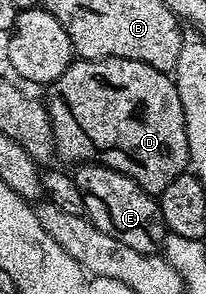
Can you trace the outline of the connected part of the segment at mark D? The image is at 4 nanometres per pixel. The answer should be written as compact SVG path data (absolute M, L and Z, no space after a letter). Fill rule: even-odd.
M78 58L65 70L63 77L55 80L48 88L48 91L47 110L49 112L49 124L53 127L53 146L56 154L58 156L62 155L67 162L73 163L72 165L102 163L105 167L110 167L127 177L131 177L131 181L135 181L148 195L154 197L160 196L161 191L167 189L167 185L171 185L171 181L175 181L175 177L186 174L190 161L189 142L187 141L187 129L185 128L185 114L183 113L183 105L179 101L176 82L166 72L155 69L143 61Z

